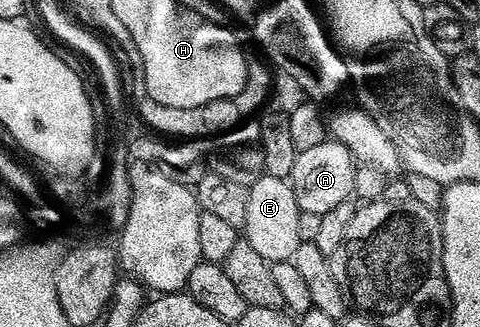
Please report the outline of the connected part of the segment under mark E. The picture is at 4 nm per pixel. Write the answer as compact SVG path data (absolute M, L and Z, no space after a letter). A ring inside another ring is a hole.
M262 173L254 183L248 184L247 221L243 228L243 238L255 248L255 253L270 265L292 260L295 249L299 249L299 217L301 210L295 205L295 193L288 179L271 177Z

